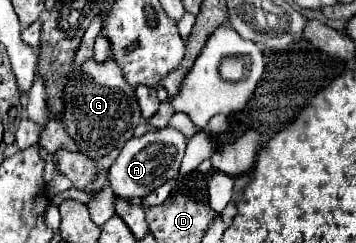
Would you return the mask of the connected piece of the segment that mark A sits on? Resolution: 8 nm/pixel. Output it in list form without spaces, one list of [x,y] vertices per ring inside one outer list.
[[[174,128],[146,132],[140,138],[128,140],[124,144],[120,156],[108,170],[108,182],[114,190],[114,194],[124,200],[142,198],[142,196],[150,194],[152,190],[156,190],[158,186],[162,186],[164,182],[168,182],[170,178],[174,178],[178,174],[180,162],[184,158],[184,150],[186,150],[186,138]]]

